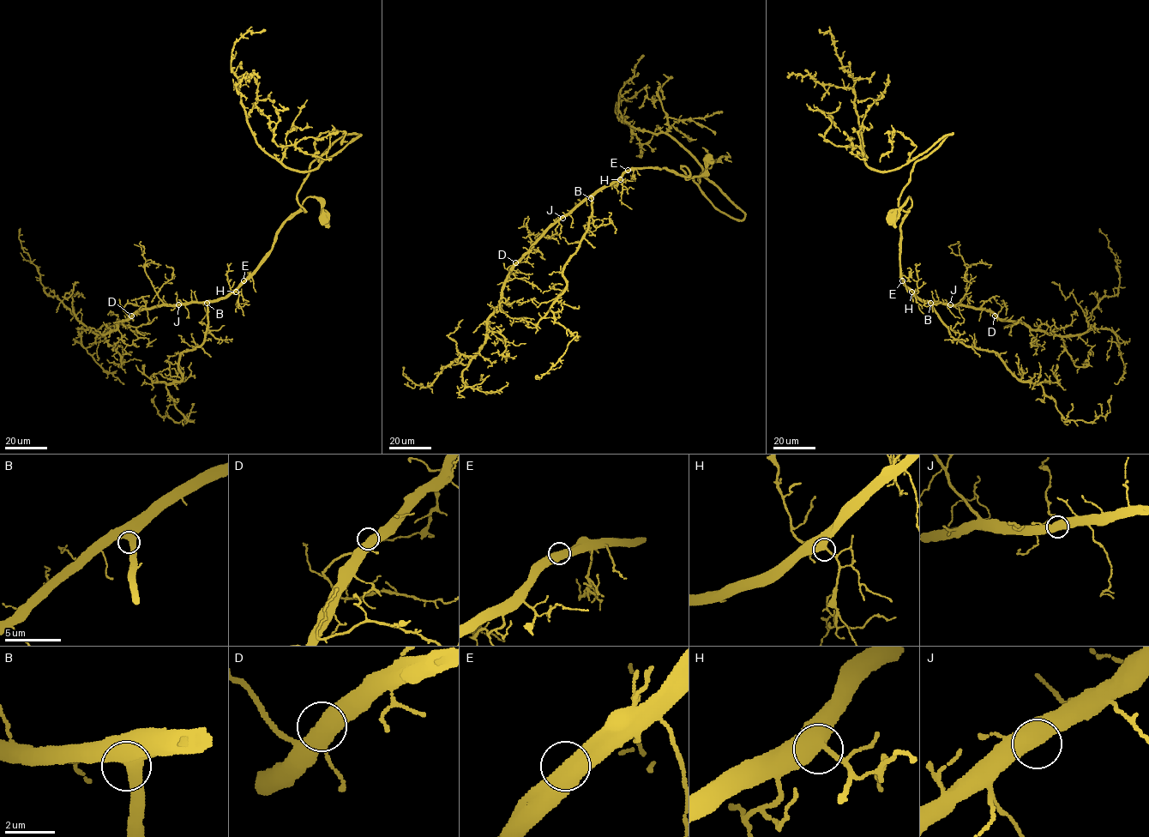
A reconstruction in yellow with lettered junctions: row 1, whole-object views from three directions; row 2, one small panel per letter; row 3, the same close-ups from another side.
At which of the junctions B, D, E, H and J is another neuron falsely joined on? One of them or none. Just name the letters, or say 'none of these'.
none of these

